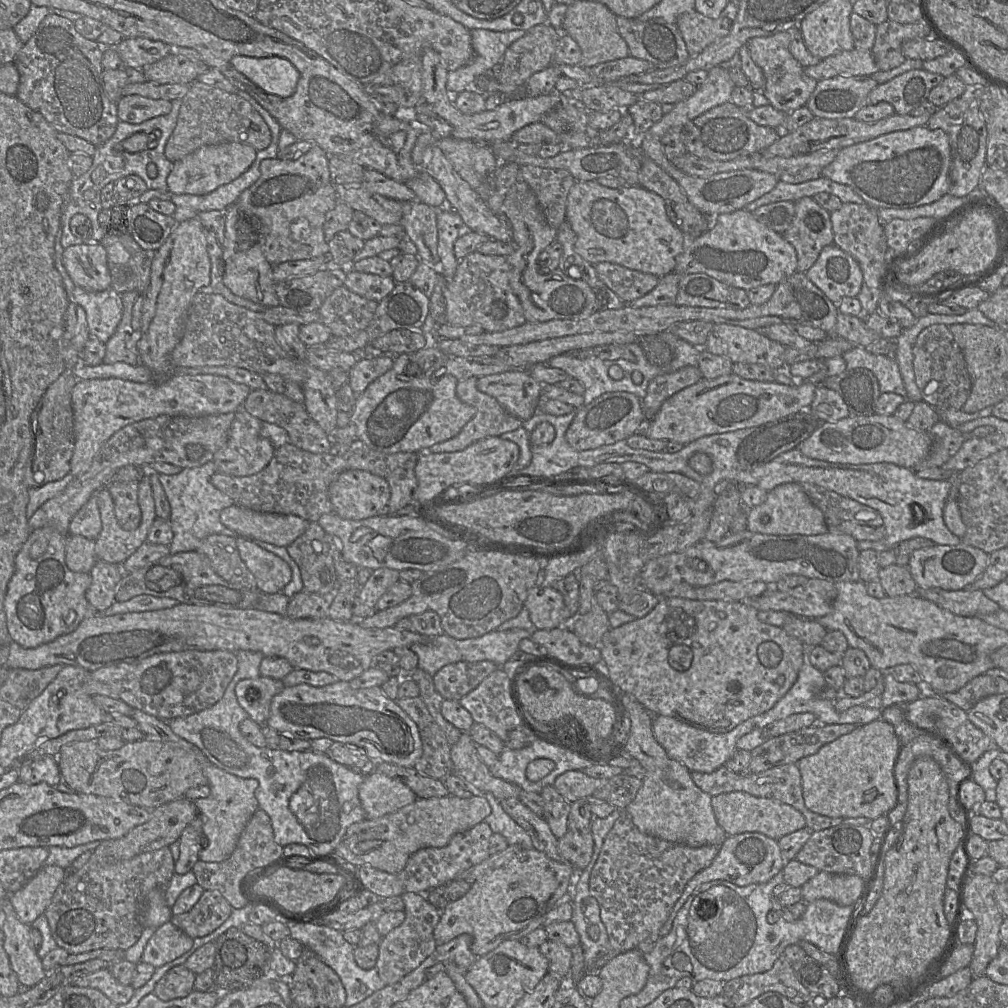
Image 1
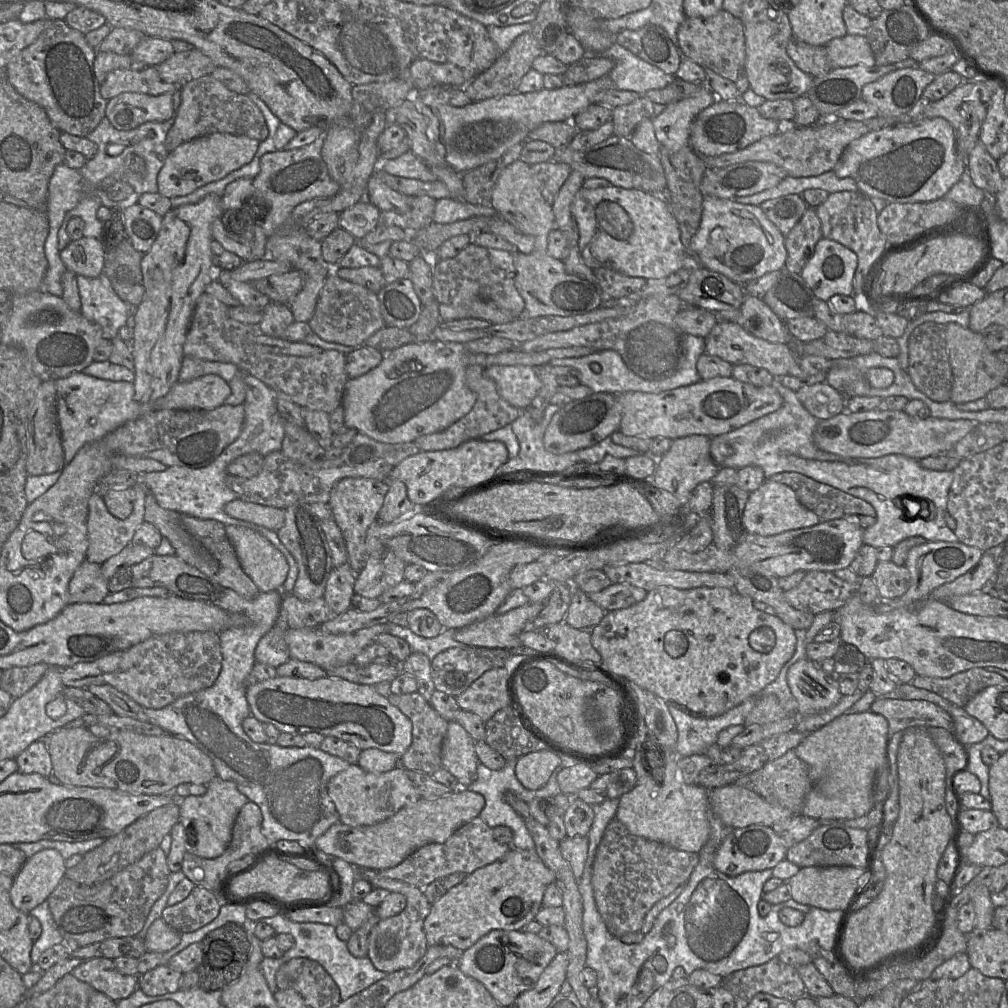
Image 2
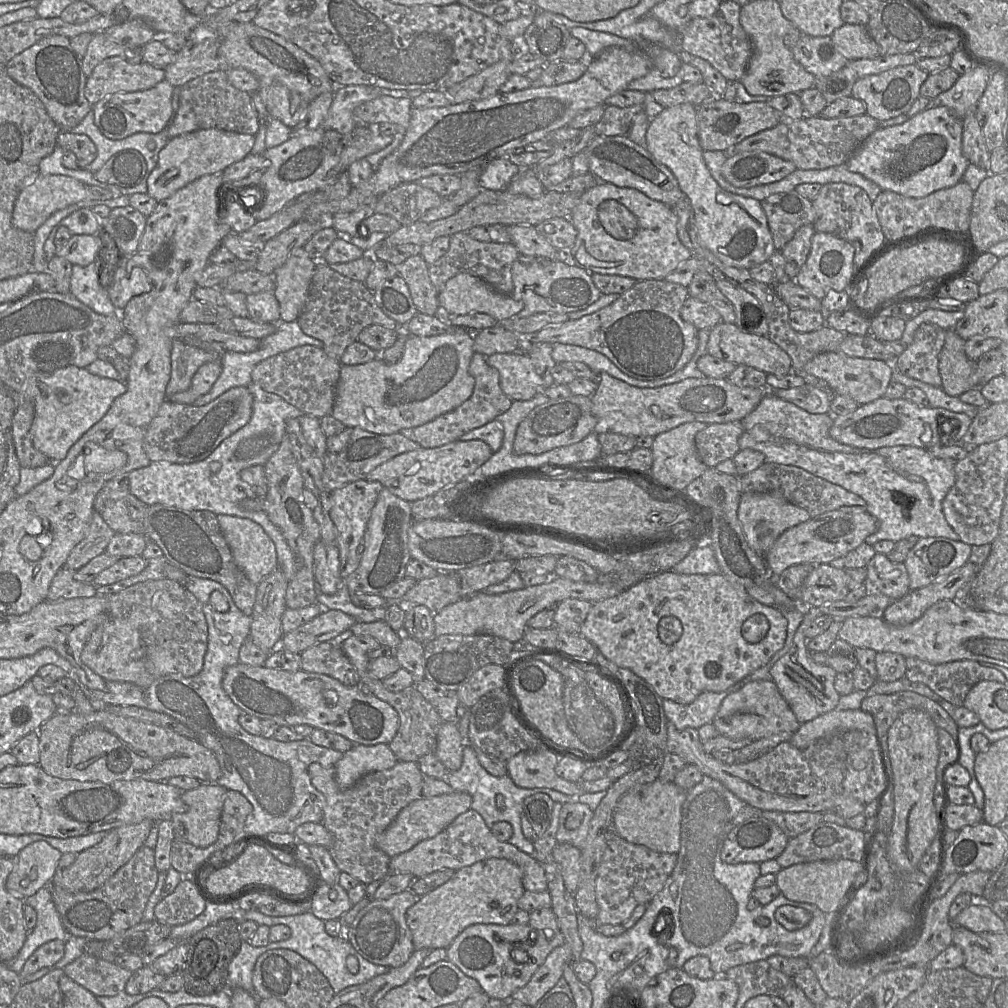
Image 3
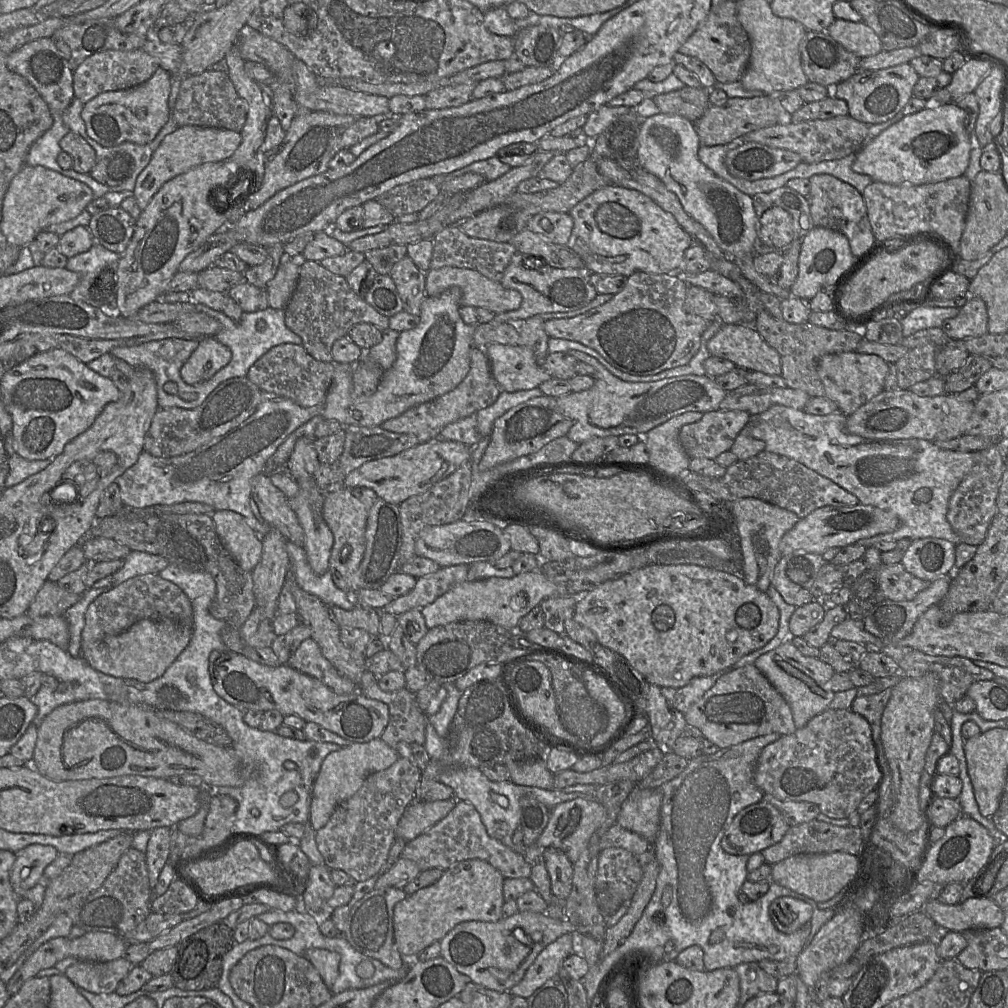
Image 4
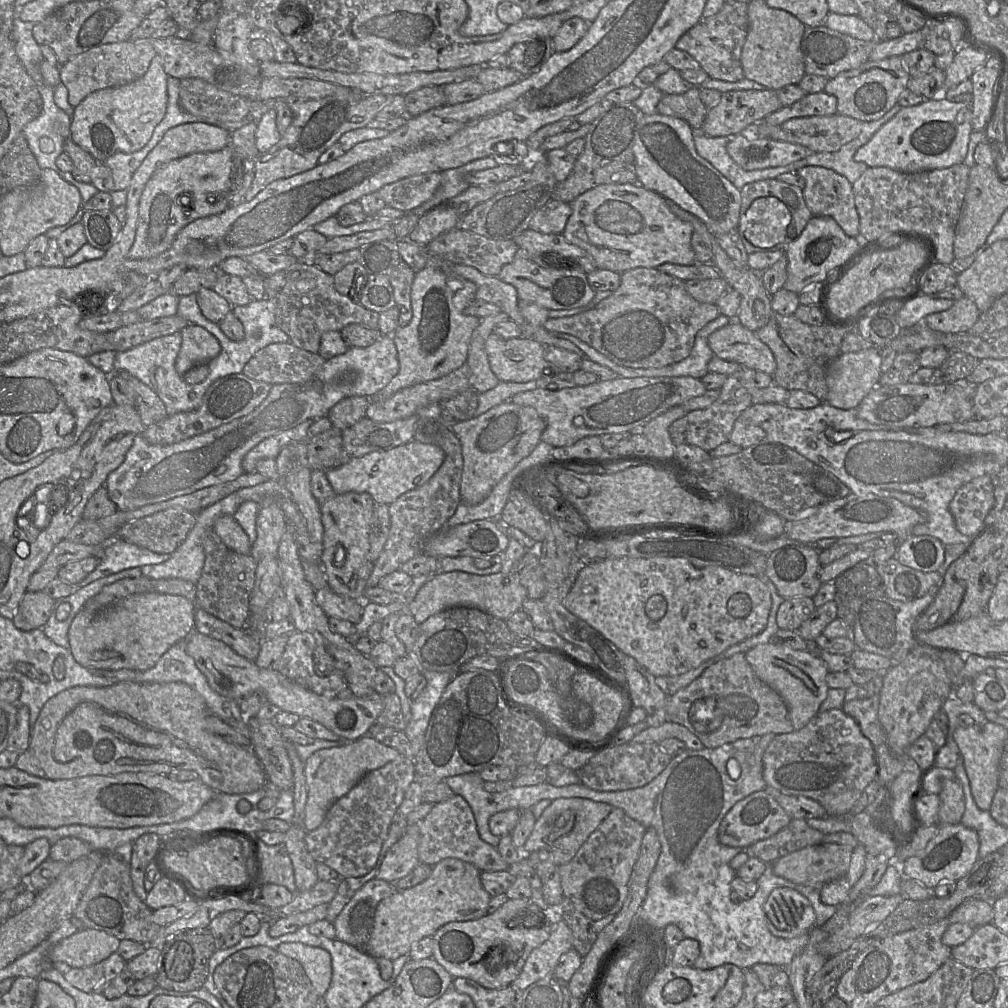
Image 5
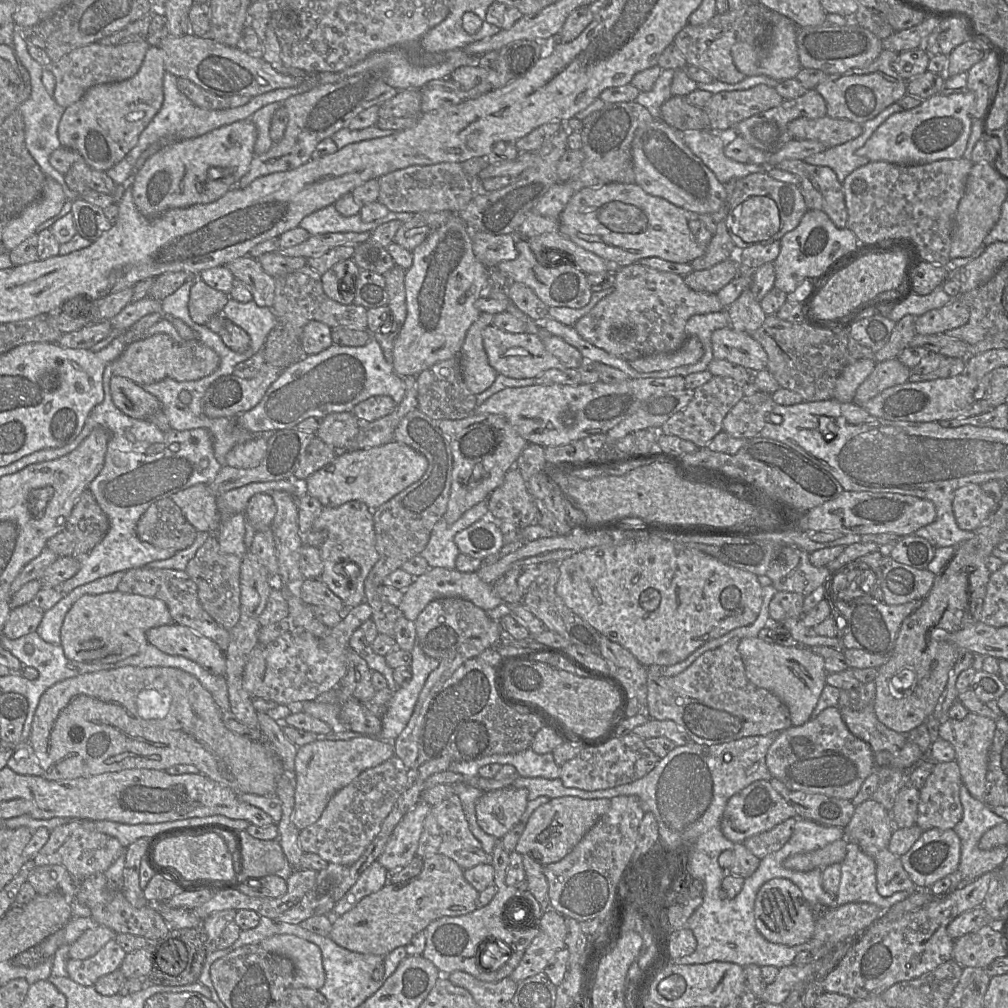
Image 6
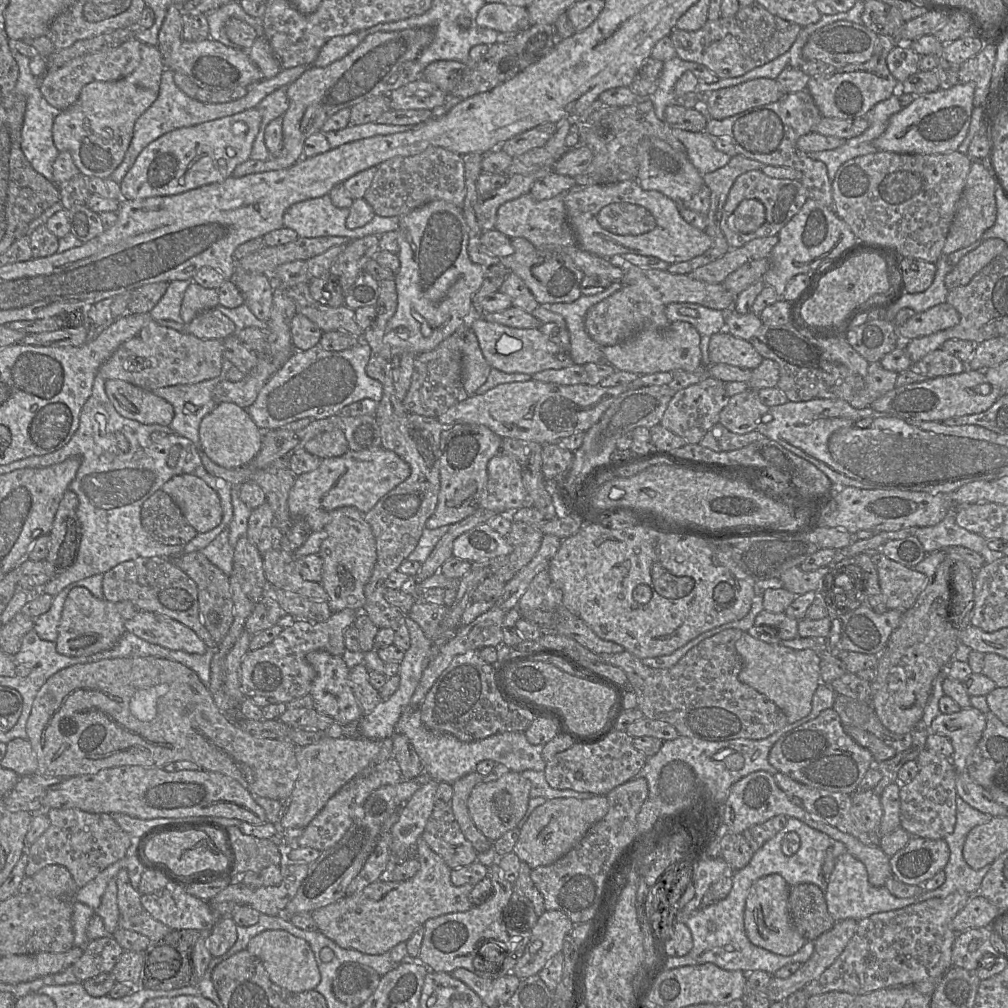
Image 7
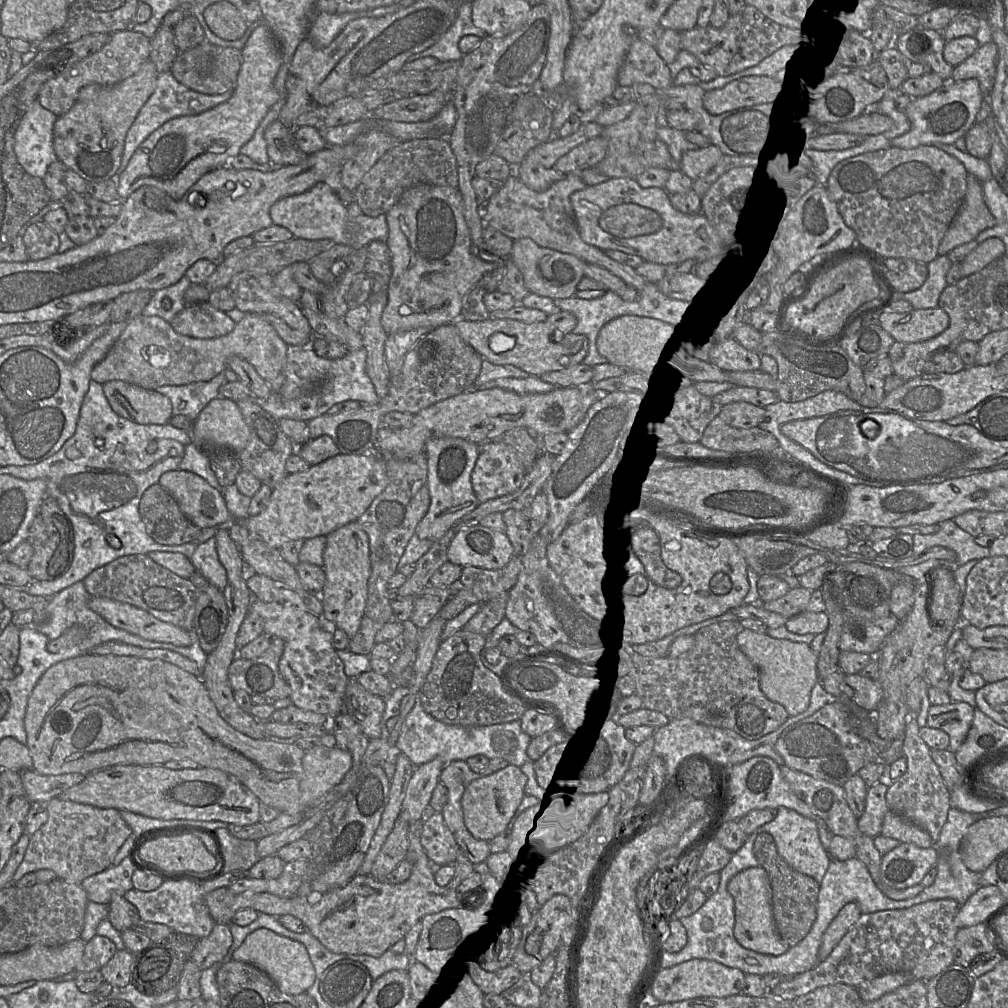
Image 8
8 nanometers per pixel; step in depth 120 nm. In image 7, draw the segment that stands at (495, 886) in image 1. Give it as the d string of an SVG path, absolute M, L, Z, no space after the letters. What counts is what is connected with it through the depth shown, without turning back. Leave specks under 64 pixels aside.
M422 836L415 844L415 858L419 861L419 869L411 879L392 882L383 876L360 892L311 912L318 931L344 949L353 949L370 955L384 954L398 943L407 942L414 931L423 926L427 920L444 914L465 912L472 908L470 893L473 885L454 886L450 878L452 869L429 848Z

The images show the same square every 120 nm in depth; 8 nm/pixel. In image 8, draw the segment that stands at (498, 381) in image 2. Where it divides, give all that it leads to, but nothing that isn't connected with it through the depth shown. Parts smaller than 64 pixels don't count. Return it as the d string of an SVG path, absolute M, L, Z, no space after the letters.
M459 318L454 322L461 338L483 359L496 365L512 365L529 375L540 377L550 371L559 371L582 363L588 351L588 339L584 335L568 333L556 343L551 336L555 329L545 323L527 324L511 319L488 318L483 321L468 321Z

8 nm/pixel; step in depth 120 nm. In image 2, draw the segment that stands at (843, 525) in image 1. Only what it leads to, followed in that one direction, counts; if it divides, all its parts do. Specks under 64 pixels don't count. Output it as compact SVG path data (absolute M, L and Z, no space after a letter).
M781 472L774 474L766 480L778 482L790 487L794 491L799 503L807 510L814 512L820 522L846 519L859 524L863 529L872 526L876 522L876 510L867 501L830 485L815 481L803 474L797 472Z

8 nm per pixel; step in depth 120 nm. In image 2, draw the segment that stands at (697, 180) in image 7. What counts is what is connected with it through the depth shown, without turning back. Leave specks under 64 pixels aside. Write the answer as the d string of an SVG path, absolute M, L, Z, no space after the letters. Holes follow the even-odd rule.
M702 86L692 96L667 105L662 114L652 118L655 136L660 145L671 151L690 146L692 122L716 100L716 95L707 86ZM704 196L702 205L700 227L690 242L690 248L699 257L703 267L718 272L742 286L766 273L784 269L787 258L785 236L767 218L760 206L714 196Z

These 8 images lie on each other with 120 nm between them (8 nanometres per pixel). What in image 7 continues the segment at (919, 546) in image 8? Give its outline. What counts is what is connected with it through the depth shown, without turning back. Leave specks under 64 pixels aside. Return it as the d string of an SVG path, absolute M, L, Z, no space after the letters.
M951 509L938 524L917 529L914 536L921 542L927 554L950 546L962 546L979 553L985 563L1004 556L1002 551L991 550L984 537L960 527L955 517L955 509Z

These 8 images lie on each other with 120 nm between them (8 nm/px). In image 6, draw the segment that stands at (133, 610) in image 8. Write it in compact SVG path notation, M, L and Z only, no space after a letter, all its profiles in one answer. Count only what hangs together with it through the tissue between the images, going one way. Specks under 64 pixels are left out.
M176 622L147 630L148 644L170 655L190 659L214 675L225 676L226 657L211 639Z

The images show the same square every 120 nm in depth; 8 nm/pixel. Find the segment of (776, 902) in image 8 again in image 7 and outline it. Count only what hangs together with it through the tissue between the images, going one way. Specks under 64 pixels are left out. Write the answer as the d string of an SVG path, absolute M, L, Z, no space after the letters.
M811 883L790 886L788 913L793 928L807 941L814 941L836 923L828 911L823 891Z

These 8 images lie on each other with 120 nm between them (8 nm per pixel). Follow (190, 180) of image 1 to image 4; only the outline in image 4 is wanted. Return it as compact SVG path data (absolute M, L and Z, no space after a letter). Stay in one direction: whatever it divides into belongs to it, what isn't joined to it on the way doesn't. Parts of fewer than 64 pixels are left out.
M185 125L165 136L159 147L154 151L148 165L136 179L133 196L143 210L155 193L168 180L207 162L224 161L233 155L241 143L240 132L215 127Z

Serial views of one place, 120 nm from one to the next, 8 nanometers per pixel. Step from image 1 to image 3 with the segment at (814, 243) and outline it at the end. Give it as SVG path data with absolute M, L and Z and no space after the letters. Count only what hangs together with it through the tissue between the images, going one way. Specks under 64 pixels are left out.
M813 224L803 225L782 248L781 253L785 258L785 274L788 279L794 280L806 262L815 232Z

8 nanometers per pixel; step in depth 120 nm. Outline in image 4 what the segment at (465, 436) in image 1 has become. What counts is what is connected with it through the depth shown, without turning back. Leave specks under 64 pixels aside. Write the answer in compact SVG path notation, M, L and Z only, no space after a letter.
M473 346L470 350L469 373L455 389L432 401L410 408L400 416L383 422L380 427L394 433L415 435L420 443L429 442L438 439L441 430L448 424L491 406L500 393L501 389L491 373L490 361L484 348Z

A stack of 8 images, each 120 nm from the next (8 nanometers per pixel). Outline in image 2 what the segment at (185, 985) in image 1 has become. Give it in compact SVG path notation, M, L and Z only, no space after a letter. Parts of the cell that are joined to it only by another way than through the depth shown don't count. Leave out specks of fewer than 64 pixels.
M158 965L144 974L138 975L138 988L149 996L174 993L179 990L182 973L168 965Z

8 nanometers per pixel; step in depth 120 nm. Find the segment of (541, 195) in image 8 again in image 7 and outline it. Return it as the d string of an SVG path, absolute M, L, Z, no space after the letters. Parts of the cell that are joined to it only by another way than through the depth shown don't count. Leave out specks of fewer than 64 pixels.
M529 192L516 199L507 201L498 208L494 229L500 231L510 239L523 237L539 250L546 250L547 246L566 247L578 245L567 219L564 204L566 193L562 192L546 200L537 200Z

